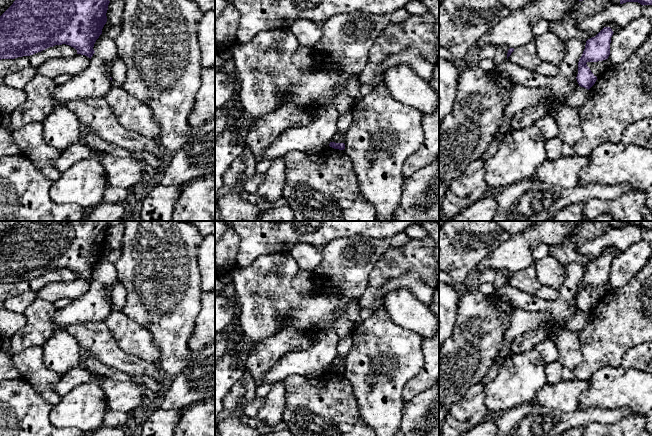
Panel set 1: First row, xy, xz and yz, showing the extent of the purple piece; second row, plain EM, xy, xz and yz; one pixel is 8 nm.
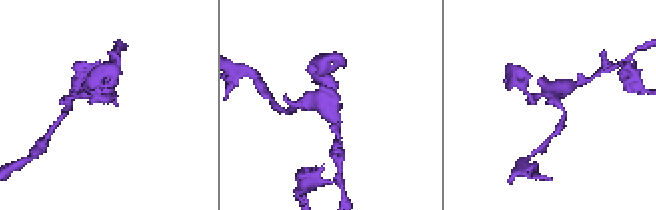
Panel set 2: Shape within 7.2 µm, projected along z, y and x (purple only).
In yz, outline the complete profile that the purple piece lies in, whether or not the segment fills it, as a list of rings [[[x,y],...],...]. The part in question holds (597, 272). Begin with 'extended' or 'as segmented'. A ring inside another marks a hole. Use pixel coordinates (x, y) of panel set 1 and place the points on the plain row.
as segmented; [[[604,251],[595,261],[586,265],[585,273],[578,286],[576,303],[579,310],[589,314],[595,308],[597,301],[591,296],[586,287],[608,283],[613,257],[610,251]]]

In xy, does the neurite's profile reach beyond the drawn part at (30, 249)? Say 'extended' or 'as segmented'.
as segmented

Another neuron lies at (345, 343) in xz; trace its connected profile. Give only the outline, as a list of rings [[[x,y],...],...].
[[[350,336],[340,338],[337,346],[337,356],[346,358],[352,347],[352,339]]]

